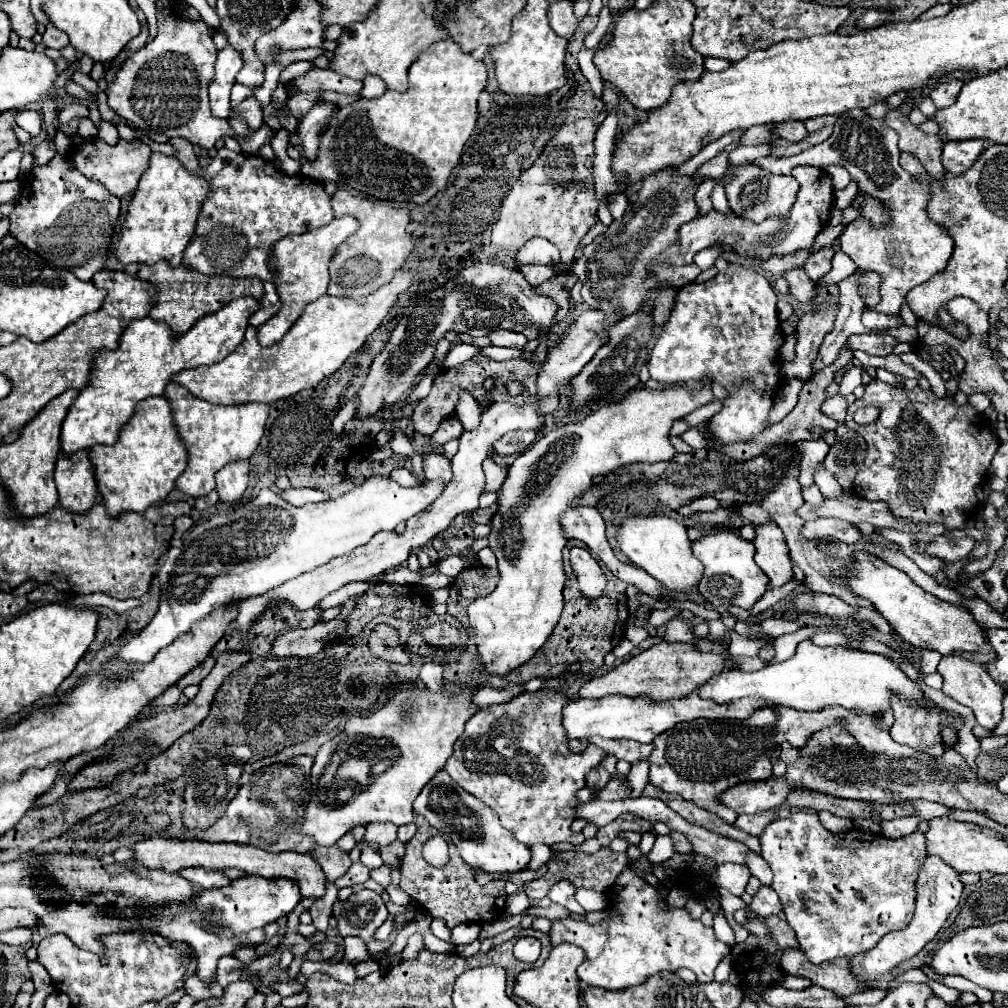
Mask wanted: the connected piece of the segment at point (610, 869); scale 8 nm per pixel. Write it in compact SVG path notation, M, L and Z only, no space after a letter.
M608 847L598 849L596 853L588 855L582 851L564 851L564 853L554 853L550 857L550 861L546 863L546 873L540 879L534 879L530 883L526 883L524 891L528 895L530 901L534 899L542 899L544 895L548 895L550 887L562 879L570 881L576 889L584 887L584 889L594 889L594 891L606 891L610 885L614 885L614 881L618 879L618 875L624 871L624 867L628 867L628 855L626 853L614 853Z

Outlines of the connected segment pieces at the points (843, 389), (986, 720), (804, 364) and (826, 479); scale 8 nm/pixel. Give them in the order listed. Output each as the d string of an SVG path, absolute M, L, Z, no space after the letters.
M852 366L844 373L840 383L839 394L842 396L853 393L862 382L862 367Z
M944 655L940 665L938 665L938 673L944 677L944 685L942 691L956 699L962 705L968 705L974 715L976 715L976 723L986 727L986 729L994 729L1000 719L1002 719L1002 697L1004 697L1004 689L998 687L998 683L986 673L986 669L980 663L972 663L964 657L958 655Z
M828 297L828 301L812 311L800 317L798 323L798 343L796 343L796 359L792 363L782 361L782 373L792 379L792 377L802 377L810 379L812 377L812 361L818 355L820 343L824 341L824 335L832 331L834 319L838 311L838 301L836 297Z
M820 467L820 469L814 473L814 483L818 485L818 489L822 491L824 497L840 499L842 495L846 495L846 493L842 491L842 487L838 485L838 481L836 481L824 467Z

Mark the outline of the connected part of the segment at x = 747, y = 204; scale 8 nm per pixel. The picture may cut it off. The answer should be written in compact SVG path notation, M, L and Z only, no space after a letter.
M744 165L736 179L732 179L728 185L726 185L726 197L730 201L730 209L732 213L740 215L742 219L748 219L752 223L762 223L764 219L768 219L770 215L778 215L780 219L788 219L788 213L794 205L794 199L796 199L796 193L798 193L798 183L794 177L790 175L772 175L764 169L758 169L754 165Z

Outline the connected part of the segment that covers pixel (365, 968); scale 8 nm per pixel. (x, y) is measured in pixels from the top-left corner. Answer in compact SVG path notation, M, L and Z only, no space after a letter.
M372 960L358 963L354 965L354 968L359 978L364 978L366 975L380 970L378 962Z

